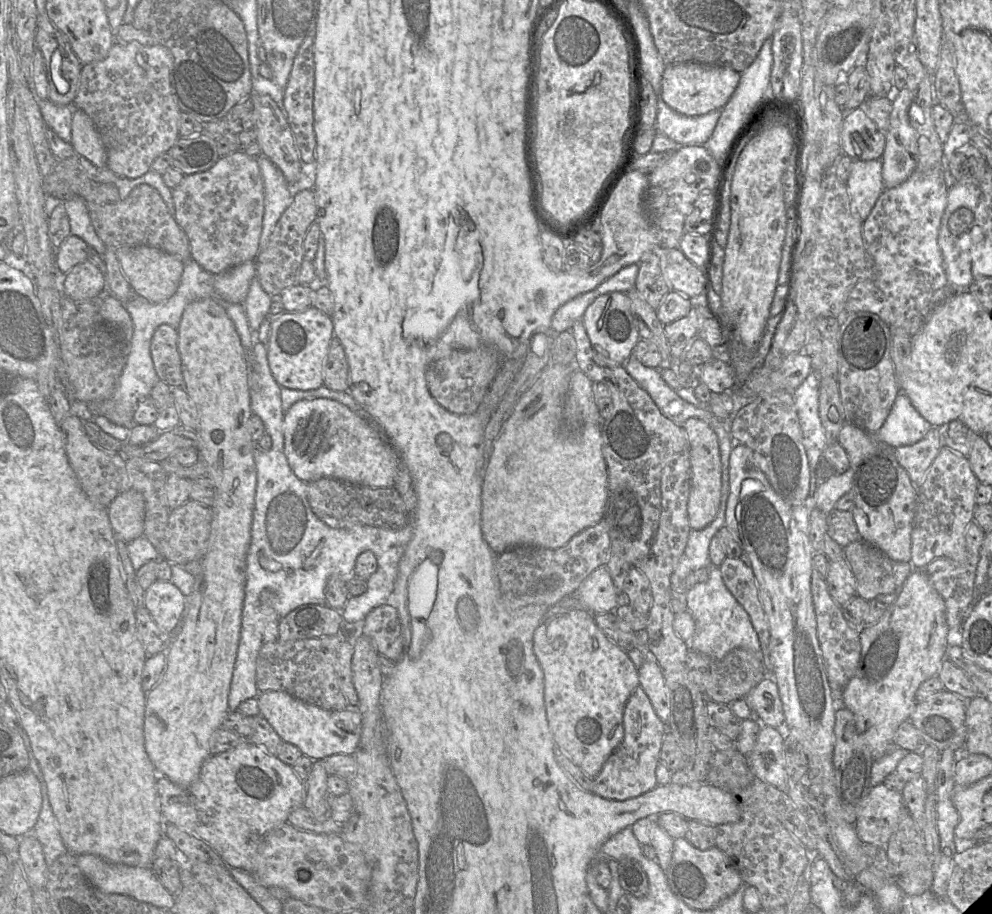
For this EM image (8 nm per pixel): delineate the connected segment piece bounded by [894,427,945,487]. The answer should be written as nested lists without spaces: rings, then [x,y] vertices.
[[[932,427],[913,445],[894,449],[898,463],[907,471],[912,483],[919,487],[932,462],[943,446],[944,430]]]

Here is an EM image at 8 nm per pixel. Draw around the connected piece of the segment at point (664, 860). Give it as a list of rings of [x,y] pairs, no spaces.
[[[656,817],[642,818],[631,828],[642,845],[648,844],[655,848],[657,863],[666,872],[672,859],[674,839],[660,827]]]

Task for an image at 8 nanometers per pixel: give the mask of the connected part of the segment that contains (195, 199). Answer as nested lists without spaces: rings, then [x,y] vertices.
[[[241,150],[220,157],[210,169],[184,175],[180,184],[172,189],[172,197],[175,221],[188,238],[191,259],[205,271],[217,275],[256,259],[264,215],[264,183],[257,160]]]

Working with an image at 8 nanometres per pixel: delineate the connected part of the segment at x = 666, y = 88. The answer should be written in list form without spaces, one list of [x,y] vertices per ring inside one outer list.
[[[699,63],[666,65],[662,75],[661,95],[675,112],[685,116],[701,116],[721,110],[729,101],[740,80],[740,73],[725,66]]]

